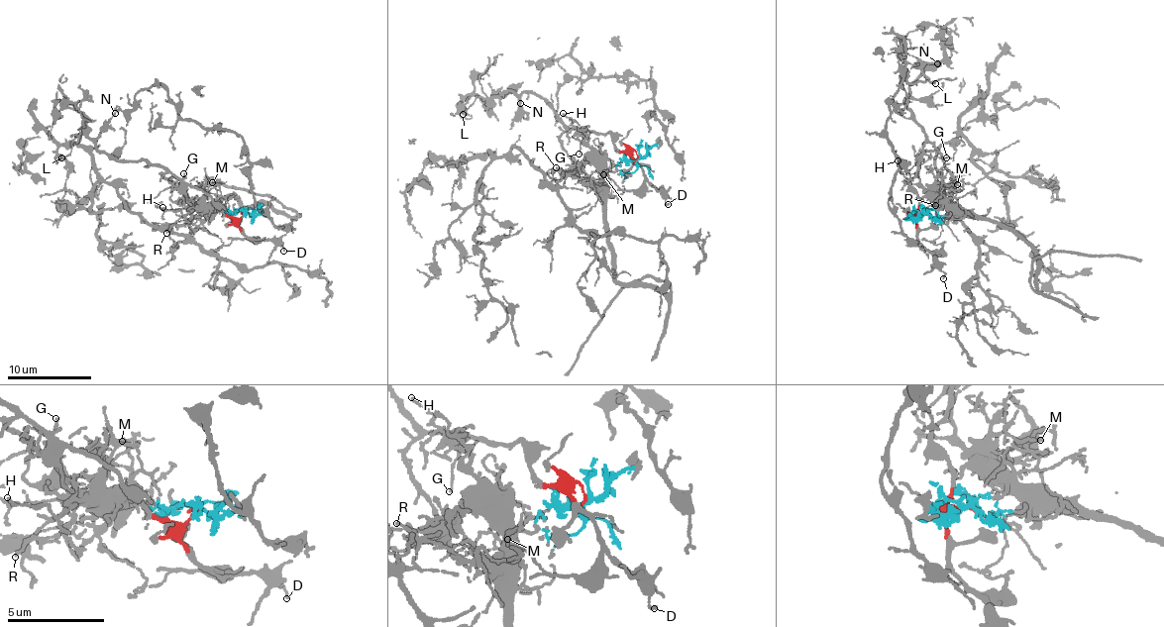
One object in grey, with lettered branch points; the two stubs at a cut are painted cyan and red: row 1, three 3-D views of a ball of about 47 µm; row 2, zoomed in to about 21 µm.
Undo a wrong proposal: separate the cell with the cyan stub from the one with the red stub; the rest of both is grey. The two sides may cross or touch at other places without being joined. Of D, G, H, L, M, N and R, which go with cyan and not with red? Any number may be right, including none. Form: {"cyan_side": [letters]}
{"cyan_side": ["H", "M", "R"]}

